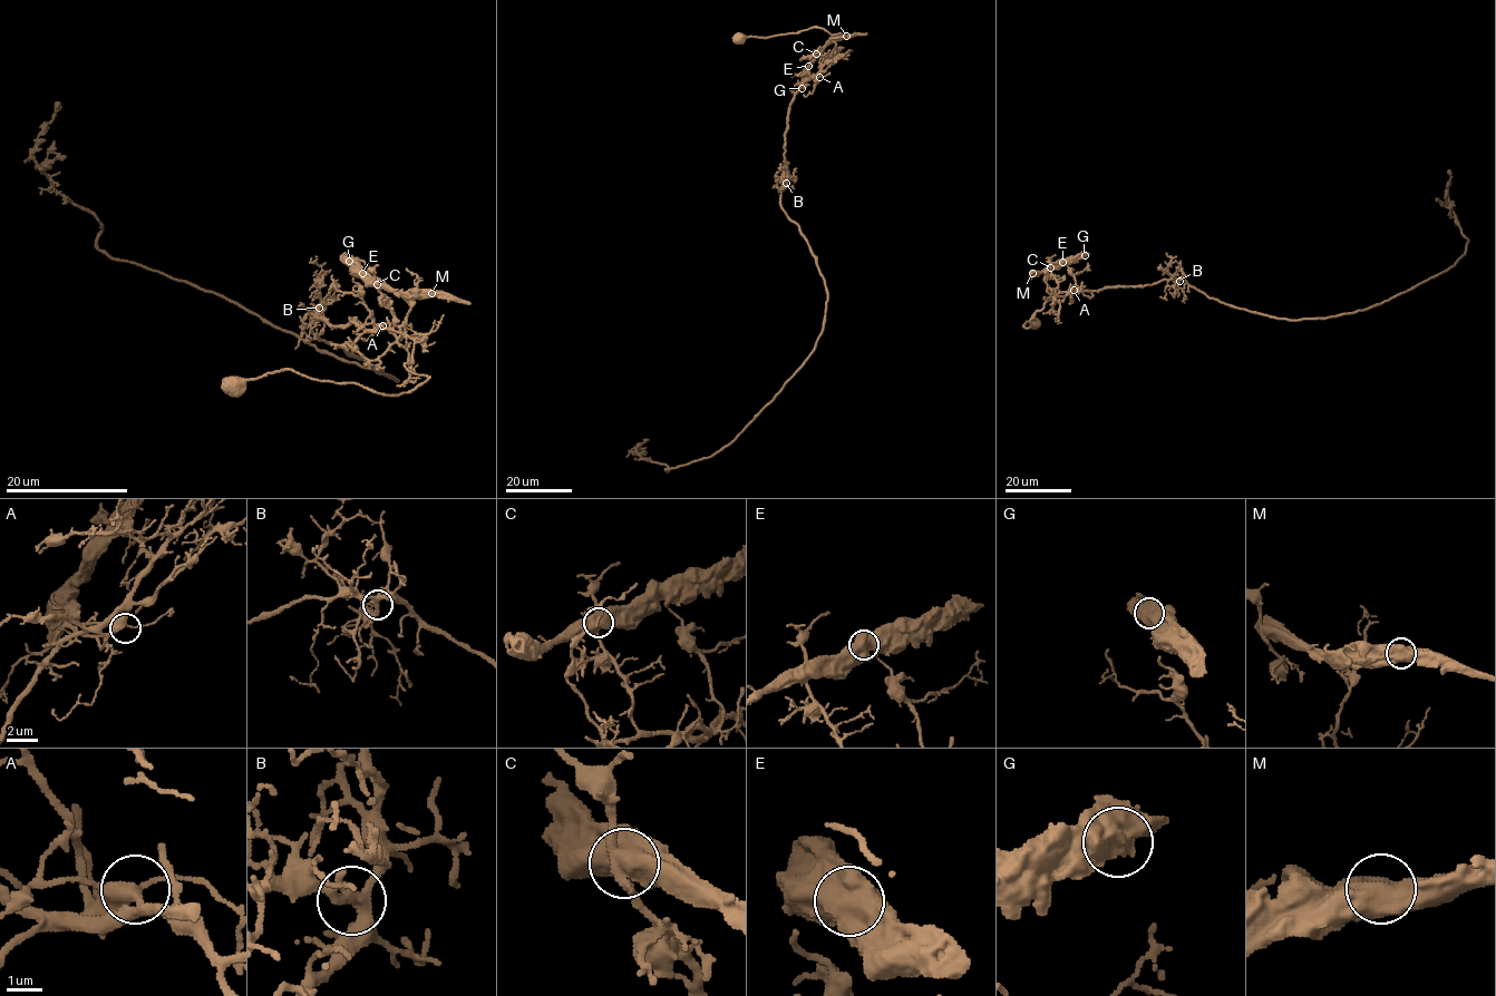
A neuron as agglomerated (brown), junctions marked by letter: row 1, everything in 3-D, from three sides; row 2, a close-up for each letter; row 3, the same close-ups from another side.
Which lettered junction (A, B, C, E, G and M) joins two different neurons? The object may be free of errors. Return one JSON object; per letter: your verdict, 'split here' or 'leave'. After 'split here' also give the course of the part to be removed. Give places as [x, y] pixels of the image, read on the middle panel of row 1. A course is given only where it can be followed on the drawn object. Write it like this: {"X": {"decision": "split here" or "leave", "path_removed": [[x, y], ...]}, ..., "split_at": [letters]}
{"A": {"decision": "leave"}, "B": {"decision": "leave"}, "C": {"decision": "split here", "path_removed": [[816, 54], [833, 41], [866, 33]]}, "E": {"decision": "leave"}, "G": {"decision": "leave"}, "M": {"decision": "leave"}, "split_at": ["C"]}

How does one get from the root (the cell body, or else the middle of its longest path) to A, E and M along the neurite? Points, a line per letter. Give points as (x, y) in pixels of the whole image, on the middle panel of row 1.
A: (739, 40), (813, 27), (843, 33), (831, 40), (836, 50), (819, 77)
E: (739, 40), (798, 33), (813, 27), (844, 35), (831, 40), (836, 50), (825, 62), (817, 54), (808, 66)
M: (739, 40), (813, 27), (843, 33), (831, 40), (836, 50), (825, 62), (817, 54), (846, 36)

